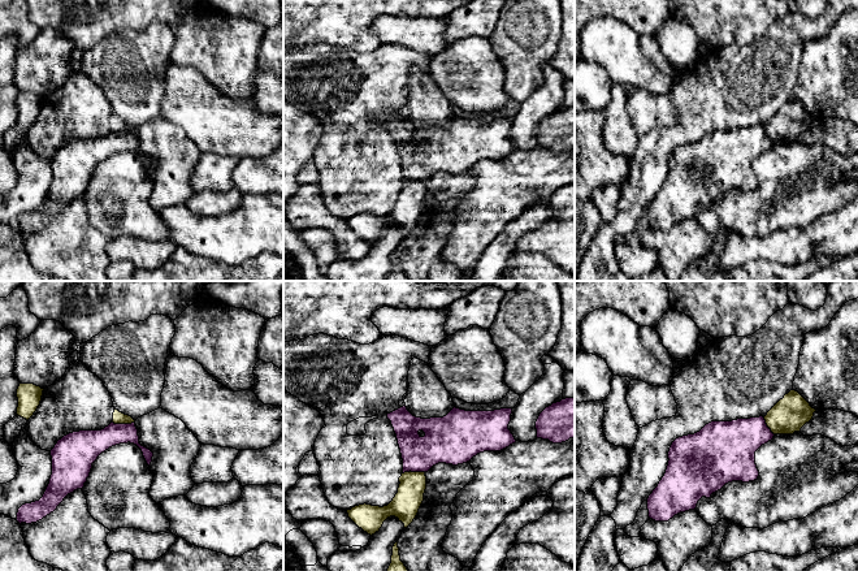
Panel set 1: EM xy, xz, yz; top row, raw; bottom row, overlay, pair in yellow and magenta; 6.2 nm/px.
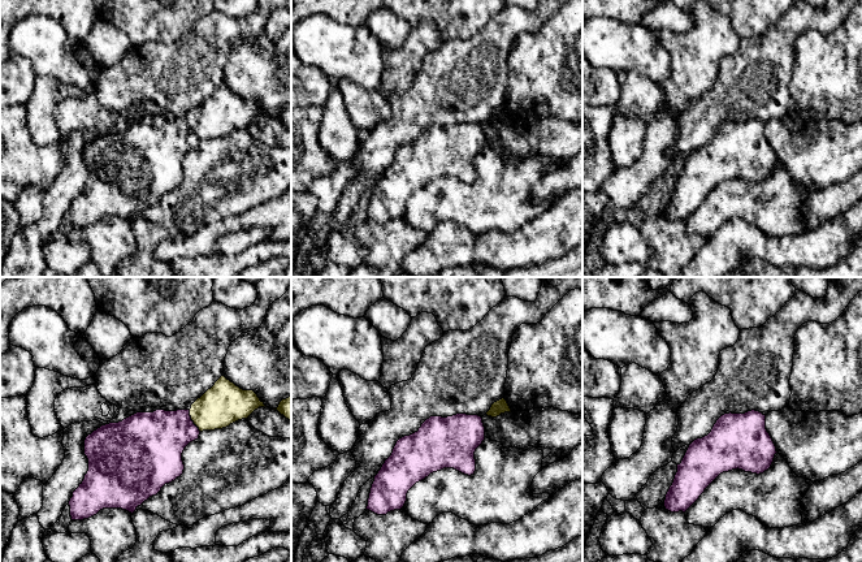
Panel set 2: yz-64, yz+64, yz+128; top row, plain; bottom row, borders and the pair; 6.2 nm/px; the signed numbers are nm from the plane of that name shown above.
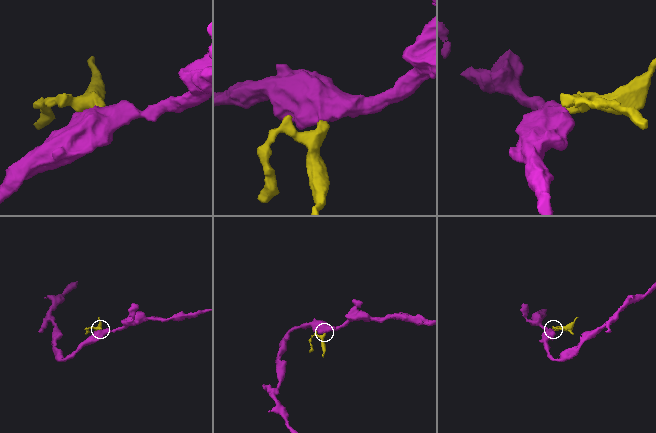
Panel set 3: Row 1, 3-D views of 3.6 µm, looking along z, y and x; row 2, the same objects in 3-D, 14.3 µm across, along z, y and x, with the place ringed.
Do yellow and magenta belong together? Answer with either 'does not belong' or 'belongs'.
does not belong

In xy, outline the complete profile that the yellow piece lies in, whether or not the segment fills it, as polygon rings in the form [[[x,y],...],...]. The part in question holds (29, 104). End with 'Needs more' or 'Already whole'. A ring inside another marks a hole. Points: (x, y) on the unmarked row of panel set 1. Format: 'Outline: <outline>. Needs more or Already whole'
Outline: [[[20,92],[17,98],[18,116],[17,124],[5,133],[4,148],[12,155],[14,147],[27,134],[27,129],[34,124],[40,113],[43,99],[34,92]]]. Needs more

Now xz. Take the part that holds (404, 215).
Outline: [[[410,179],[402,182],[399,191],[398,202],[387,215],[359,213],[347,219],[348,226],[370,245],[378,241],[390,225],[398,226],[407,237],[424,209],[426,185],[425,181]]]. Already whole

